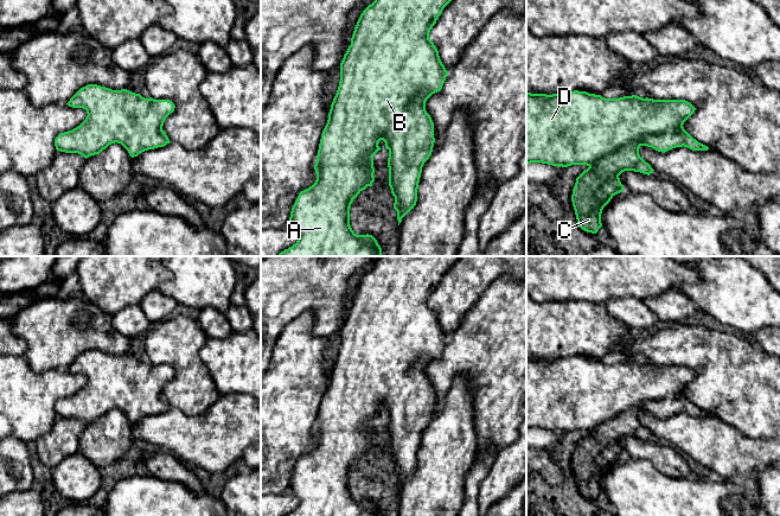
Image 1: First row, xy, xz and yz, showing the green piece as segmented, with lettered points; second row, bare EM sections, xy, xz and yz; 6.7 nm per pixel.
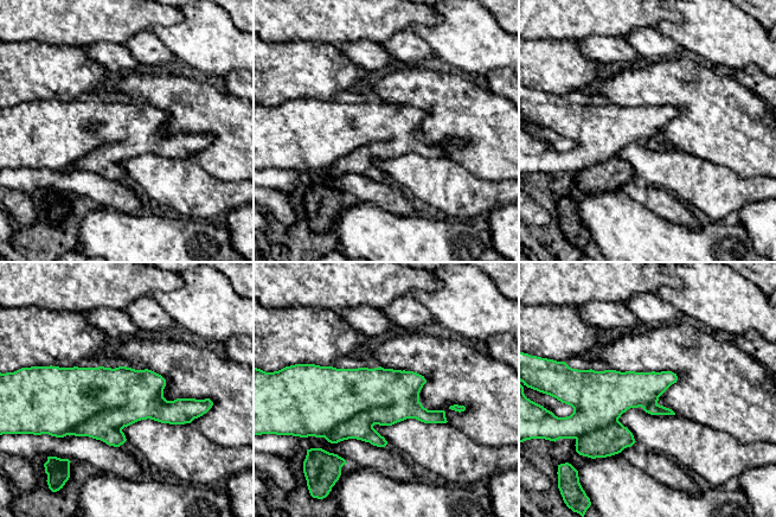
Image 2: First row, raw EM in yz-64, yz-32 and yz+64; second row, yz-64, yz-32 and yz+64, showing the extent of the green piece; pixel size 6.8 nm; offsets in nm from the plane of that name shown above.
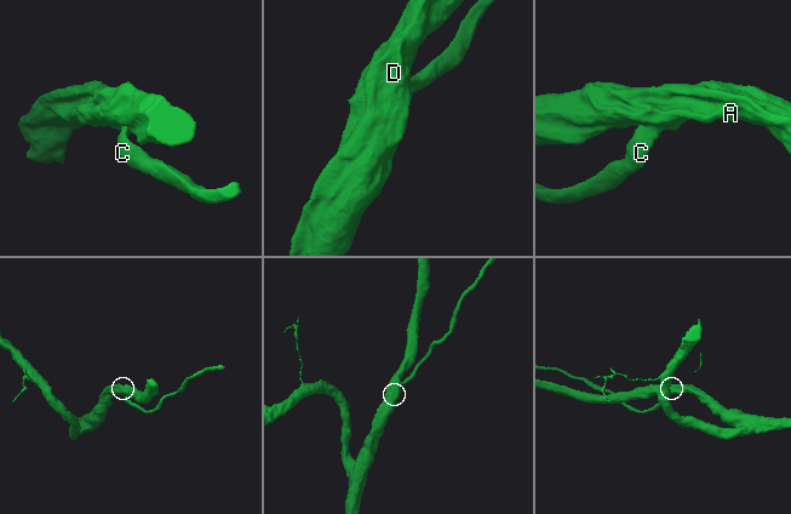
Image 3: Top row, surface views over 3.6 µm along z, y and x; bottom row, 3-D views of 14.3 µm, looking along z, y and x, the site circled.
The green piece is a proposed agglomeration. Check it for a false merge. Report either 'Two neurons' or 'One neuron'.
One neuron

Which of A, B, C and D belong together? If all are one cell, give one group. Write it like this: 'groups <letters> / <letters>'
groups A B C D

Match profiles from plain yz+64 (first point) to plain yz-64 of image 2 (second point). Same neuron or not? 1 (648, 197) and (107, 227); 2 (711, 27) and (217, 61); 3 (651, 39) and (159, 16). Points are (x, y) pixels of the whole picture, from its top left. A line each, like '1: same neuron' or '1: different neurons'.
1: different neurons
2: same neuron
3: different neurons

